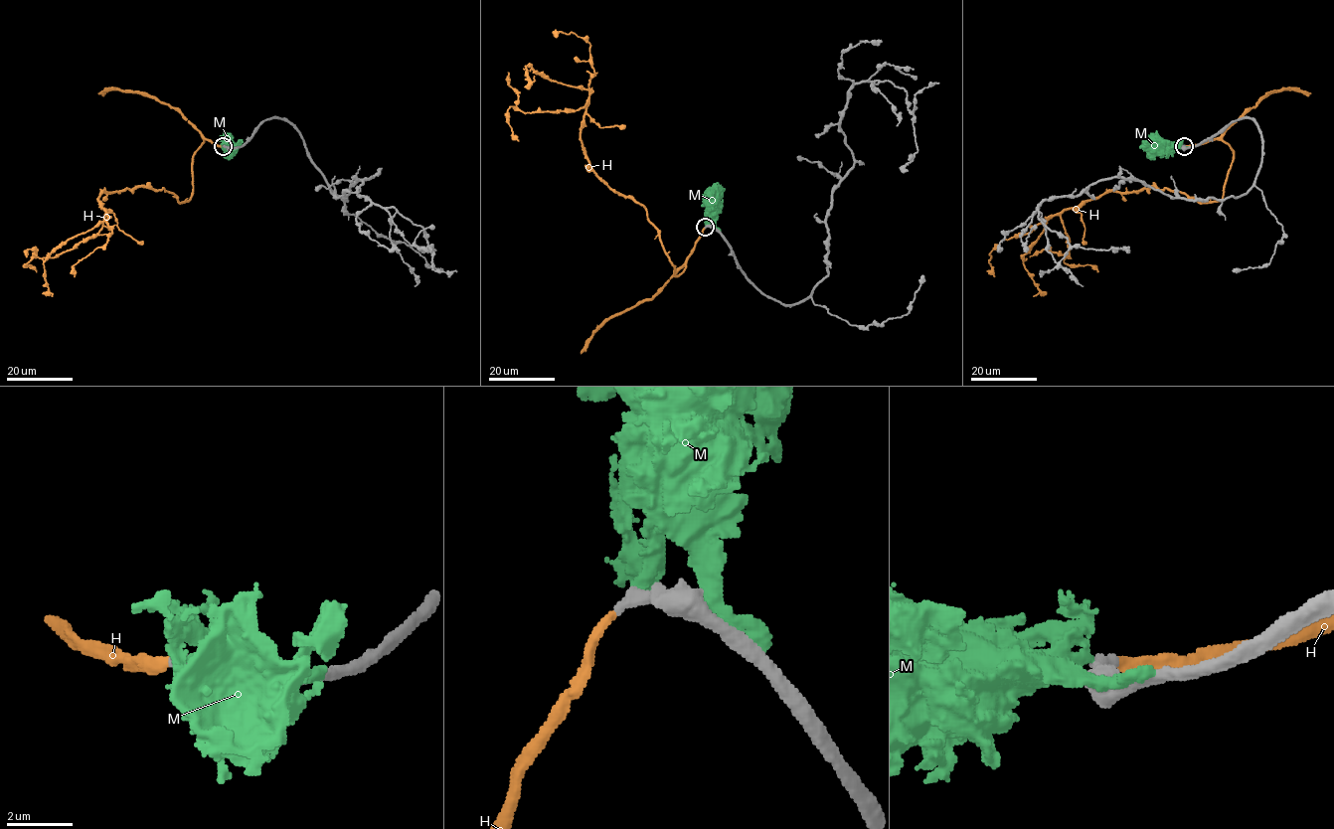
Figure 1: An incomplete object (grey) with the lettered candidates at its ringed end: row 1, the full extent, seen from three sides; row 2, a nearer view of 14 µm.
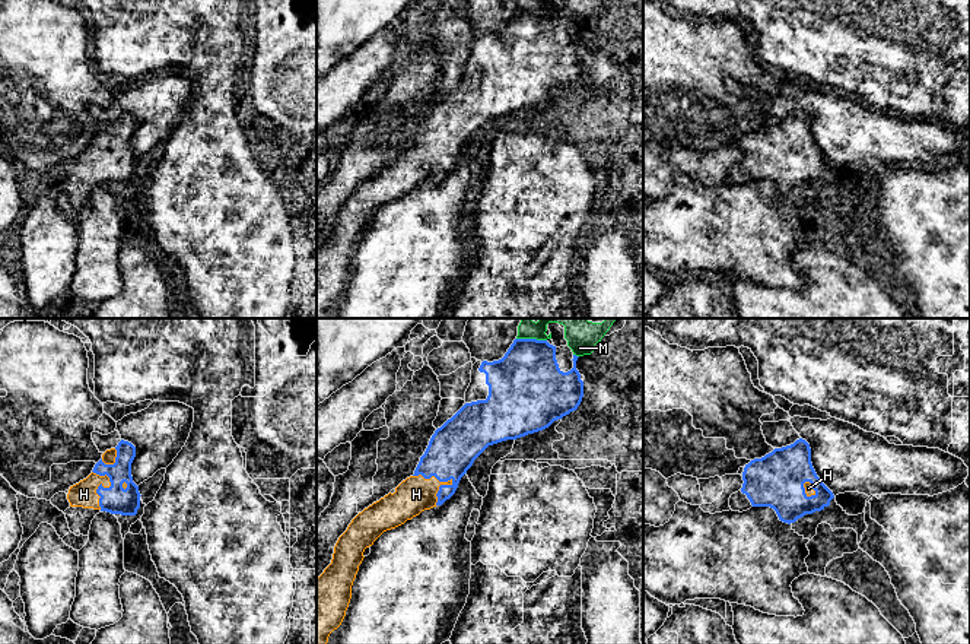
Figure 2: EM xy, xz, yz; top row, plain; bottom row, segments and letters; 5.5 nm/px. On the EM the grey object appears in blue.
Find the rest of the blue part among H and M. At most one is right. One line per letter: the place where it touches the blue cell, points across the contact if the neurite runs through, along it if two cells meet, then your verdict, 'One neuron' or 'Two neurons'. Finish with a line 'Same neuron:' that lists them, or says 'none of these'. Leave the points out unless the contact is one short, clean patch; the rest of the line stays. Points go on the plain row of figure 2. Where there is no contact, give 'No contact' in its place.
H: Touches blue at xz (433, 148). Path across: xz (452, 121), (433, 148), (416, 167). One neuron
M: Touches blue at xz (531, 12). Two neurons
Same neuron: H

